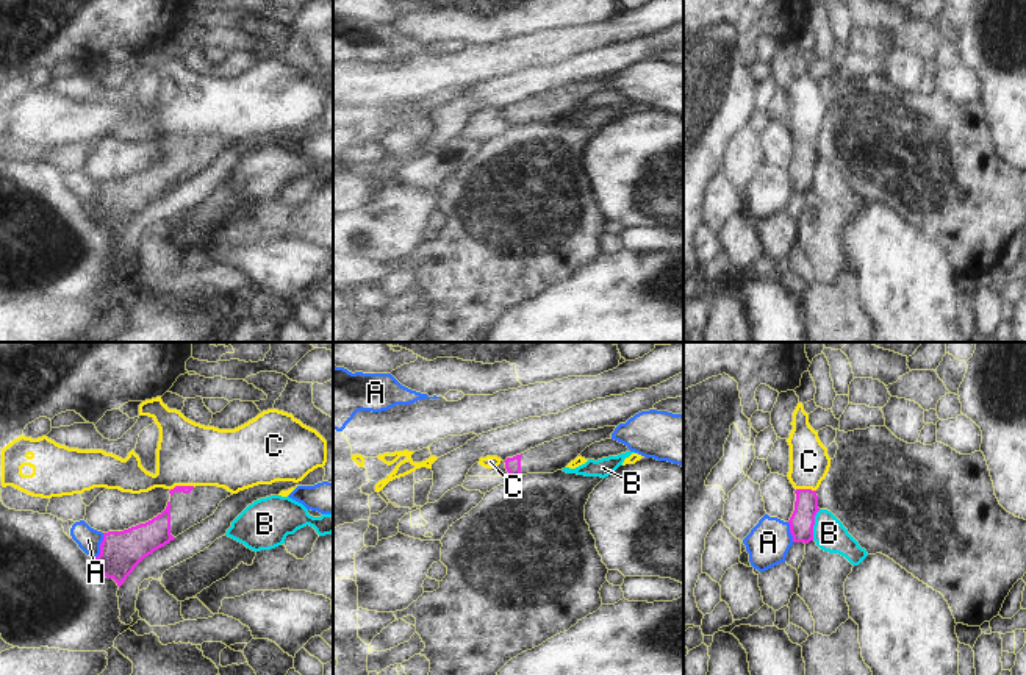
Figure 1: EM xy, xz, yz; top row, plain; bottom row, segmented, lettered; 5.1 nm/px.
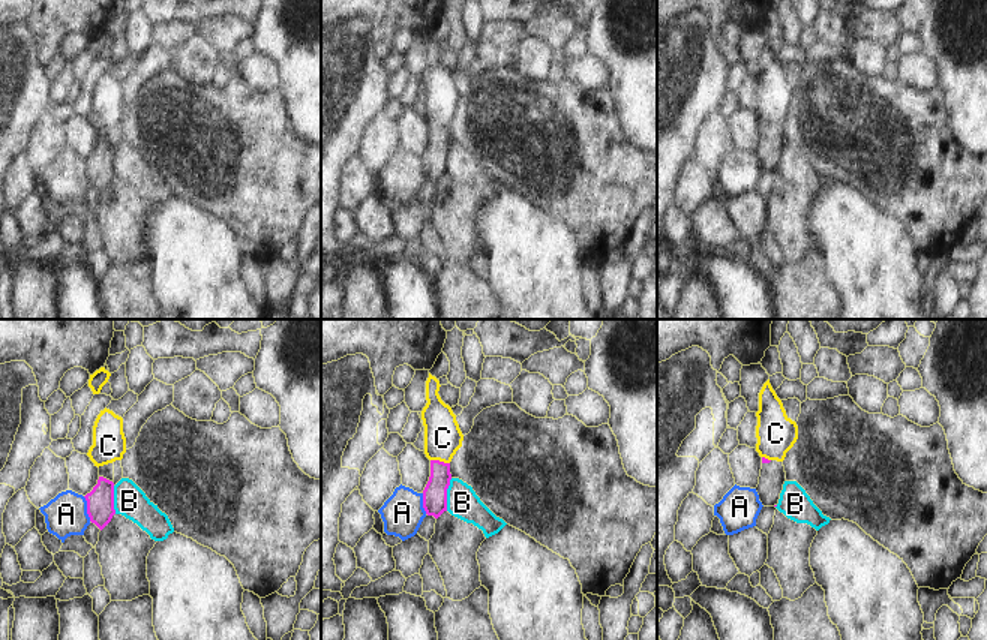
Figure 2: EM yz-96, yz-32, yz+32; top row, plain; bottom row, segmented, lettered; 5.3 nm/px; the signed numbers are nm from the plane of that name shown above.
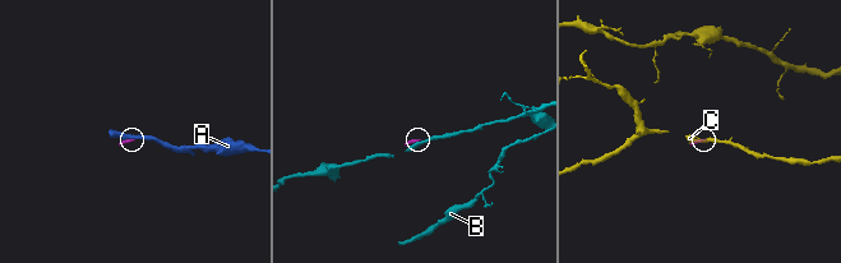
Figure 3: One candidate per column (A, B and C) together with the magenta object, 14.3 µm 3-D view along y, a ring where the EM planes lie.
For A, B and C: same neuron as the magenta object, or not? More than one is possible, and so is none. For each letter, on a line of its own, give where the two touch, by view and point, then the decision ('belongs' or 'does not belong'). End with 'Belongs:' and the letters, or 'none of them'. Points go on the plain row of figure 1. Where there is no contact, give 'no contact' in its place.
A: xy (100, 197) | does not belong
B: yz (814, 174) | does not belong
C: xy (182, 136) | does not belong
Belongs: none of them

